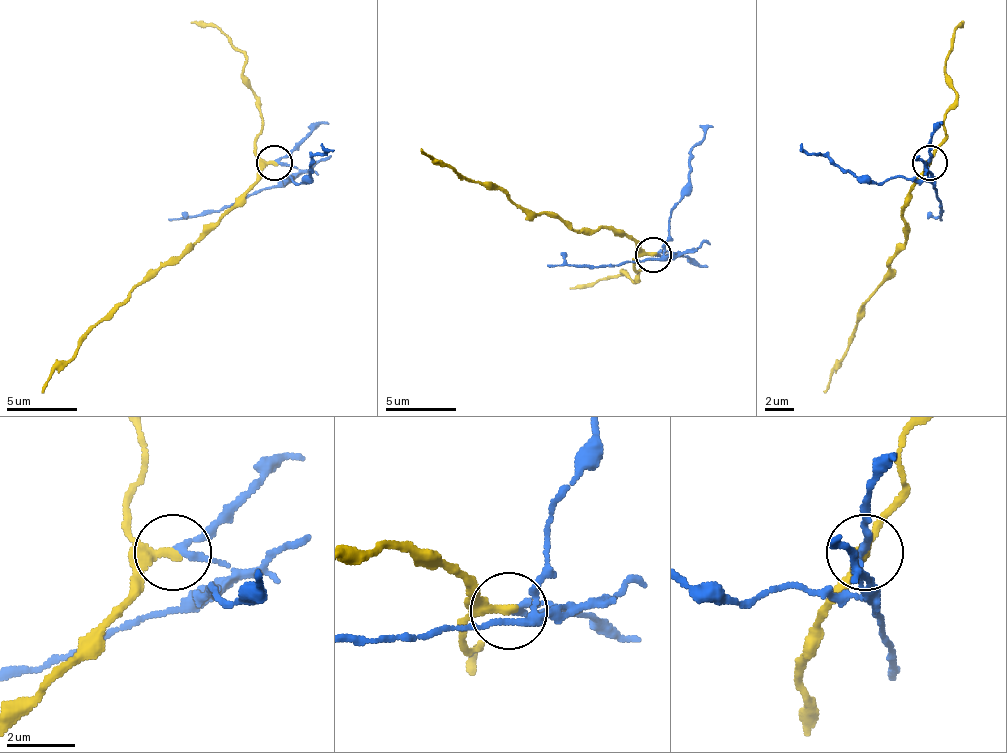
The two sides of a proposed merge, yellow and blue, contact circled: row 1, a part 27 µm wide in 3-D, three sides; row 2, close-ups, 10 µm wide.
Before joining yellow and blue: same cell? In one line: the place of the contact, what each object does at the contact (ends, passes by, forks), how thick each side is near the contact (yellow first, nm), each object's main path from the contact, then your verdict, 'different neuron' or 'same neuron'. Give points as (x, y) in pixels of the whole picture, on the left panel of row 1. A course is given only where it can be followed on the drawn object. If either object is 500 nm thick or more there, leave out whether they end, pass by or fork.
at (274, 162); yellow passes by; blue passes by; 260 nm thick on the yellow side, 180 nm on the other; yellow runs (273, 161), (227, 211), (177, 257), (163, 261), (64, 363), (43, 392); blue runs (273, 161), (291, 165), (291, 176), (298, 183), (308, 172), (308, 161), (326, 154), (319, 144); different neuron

